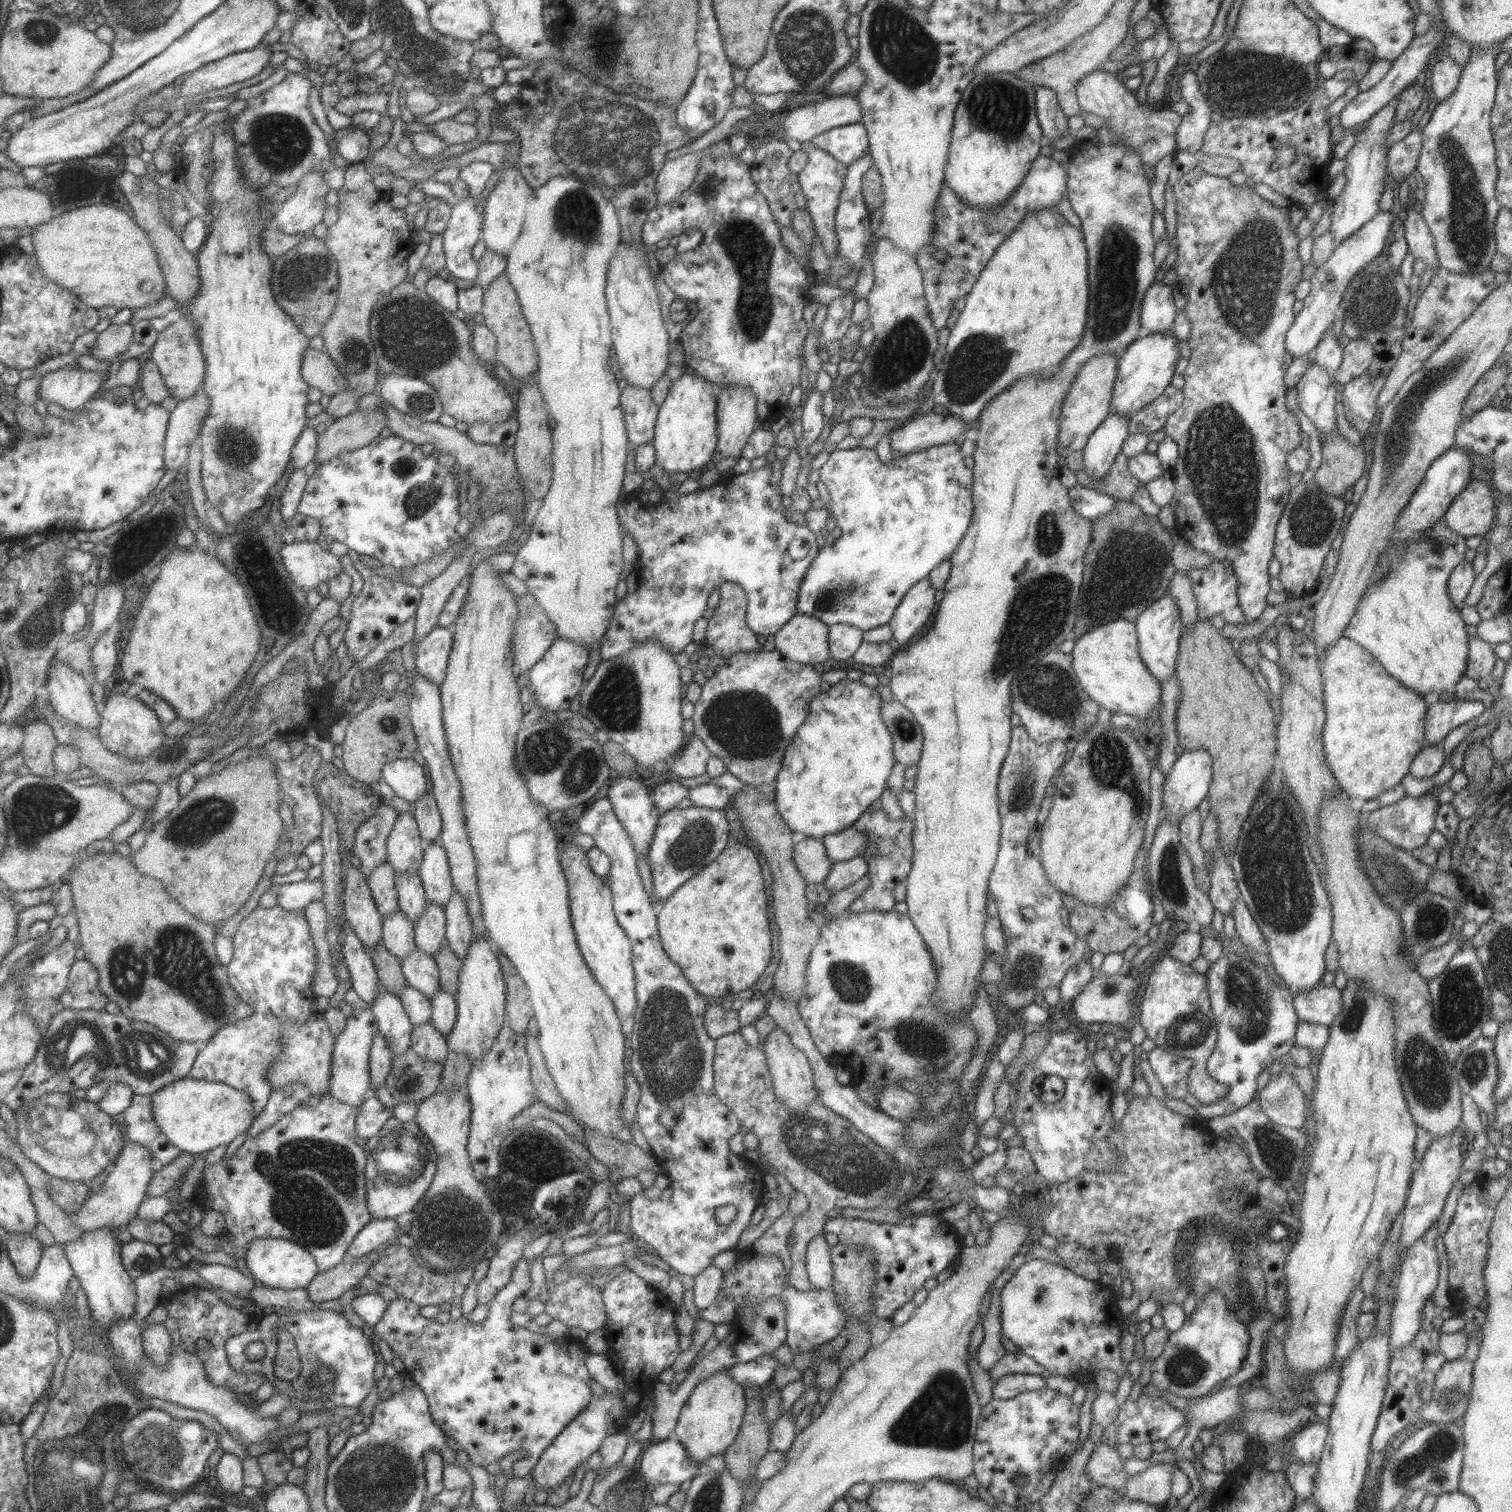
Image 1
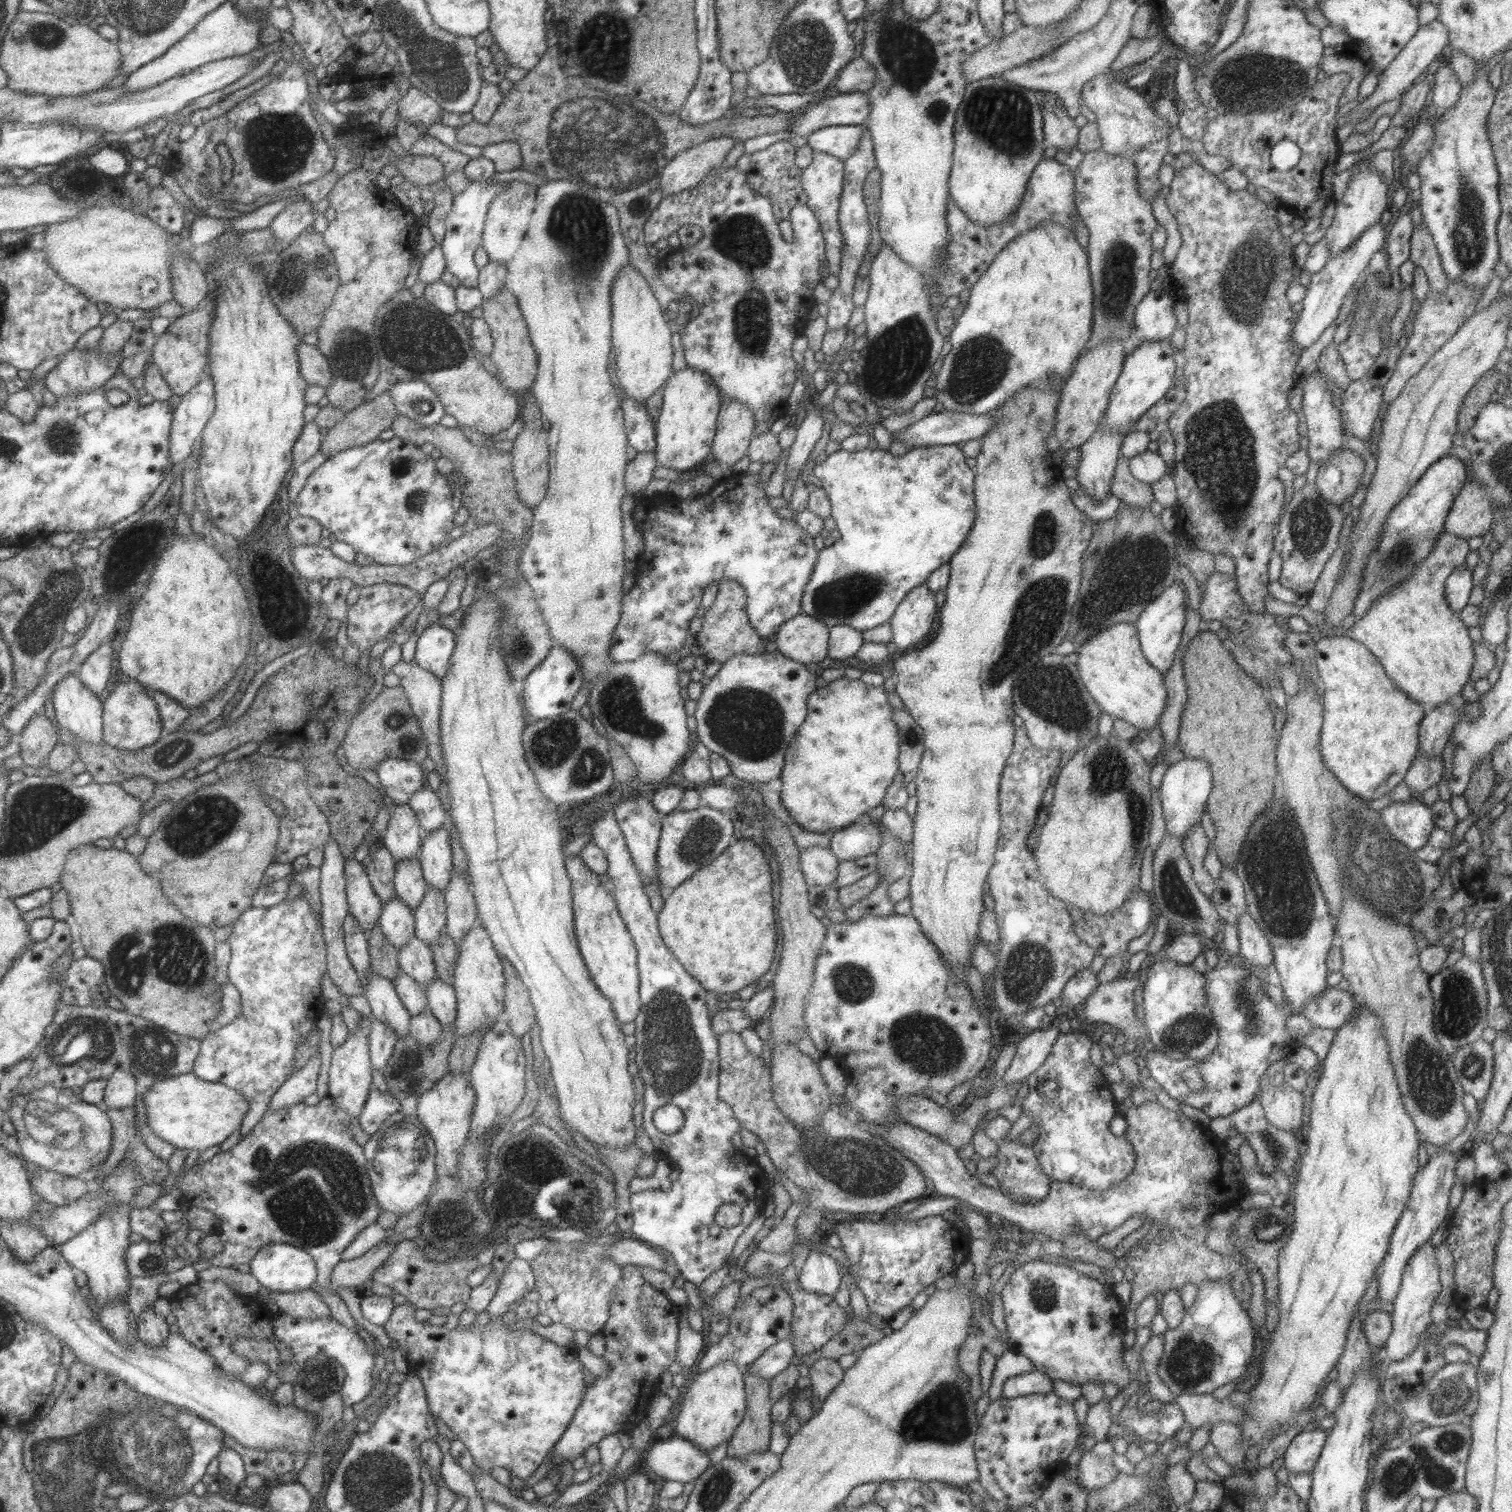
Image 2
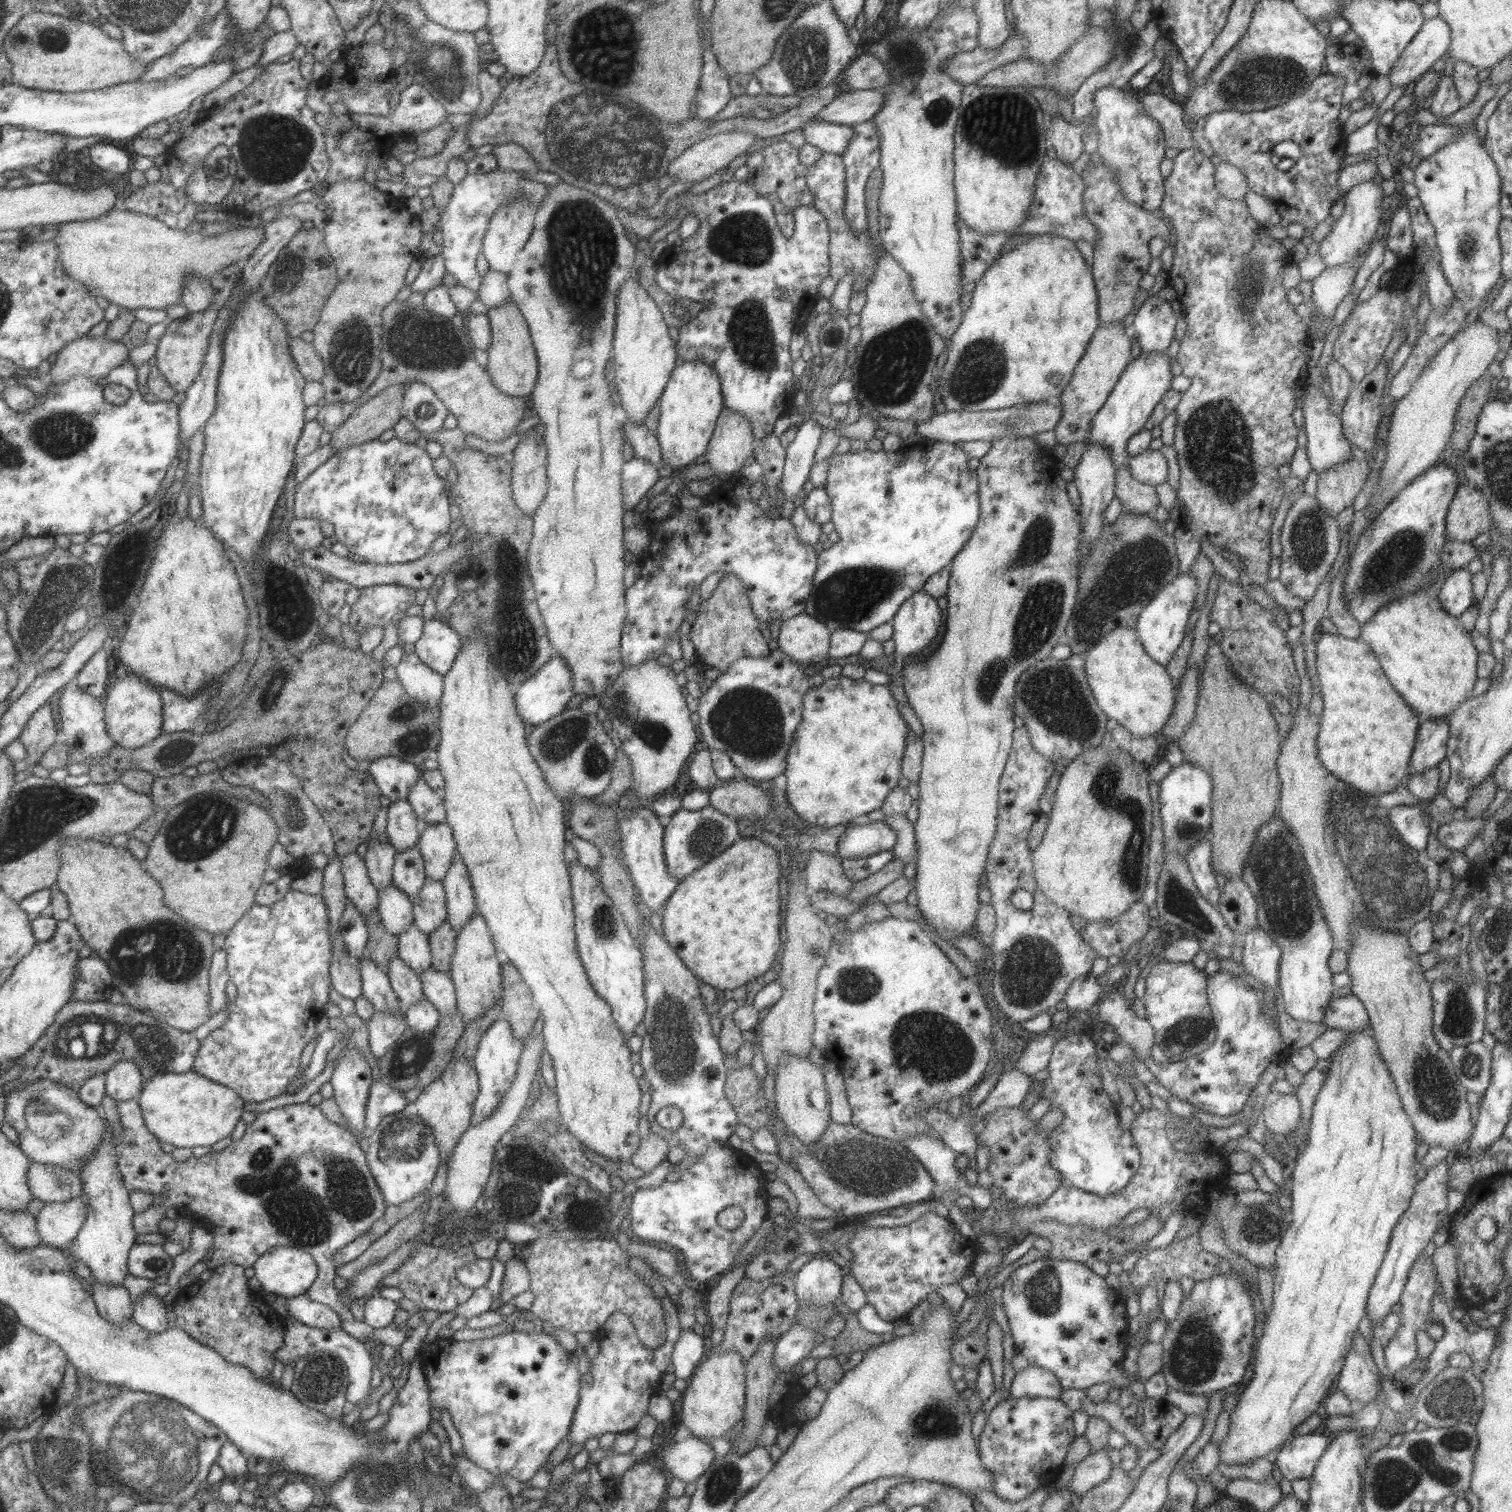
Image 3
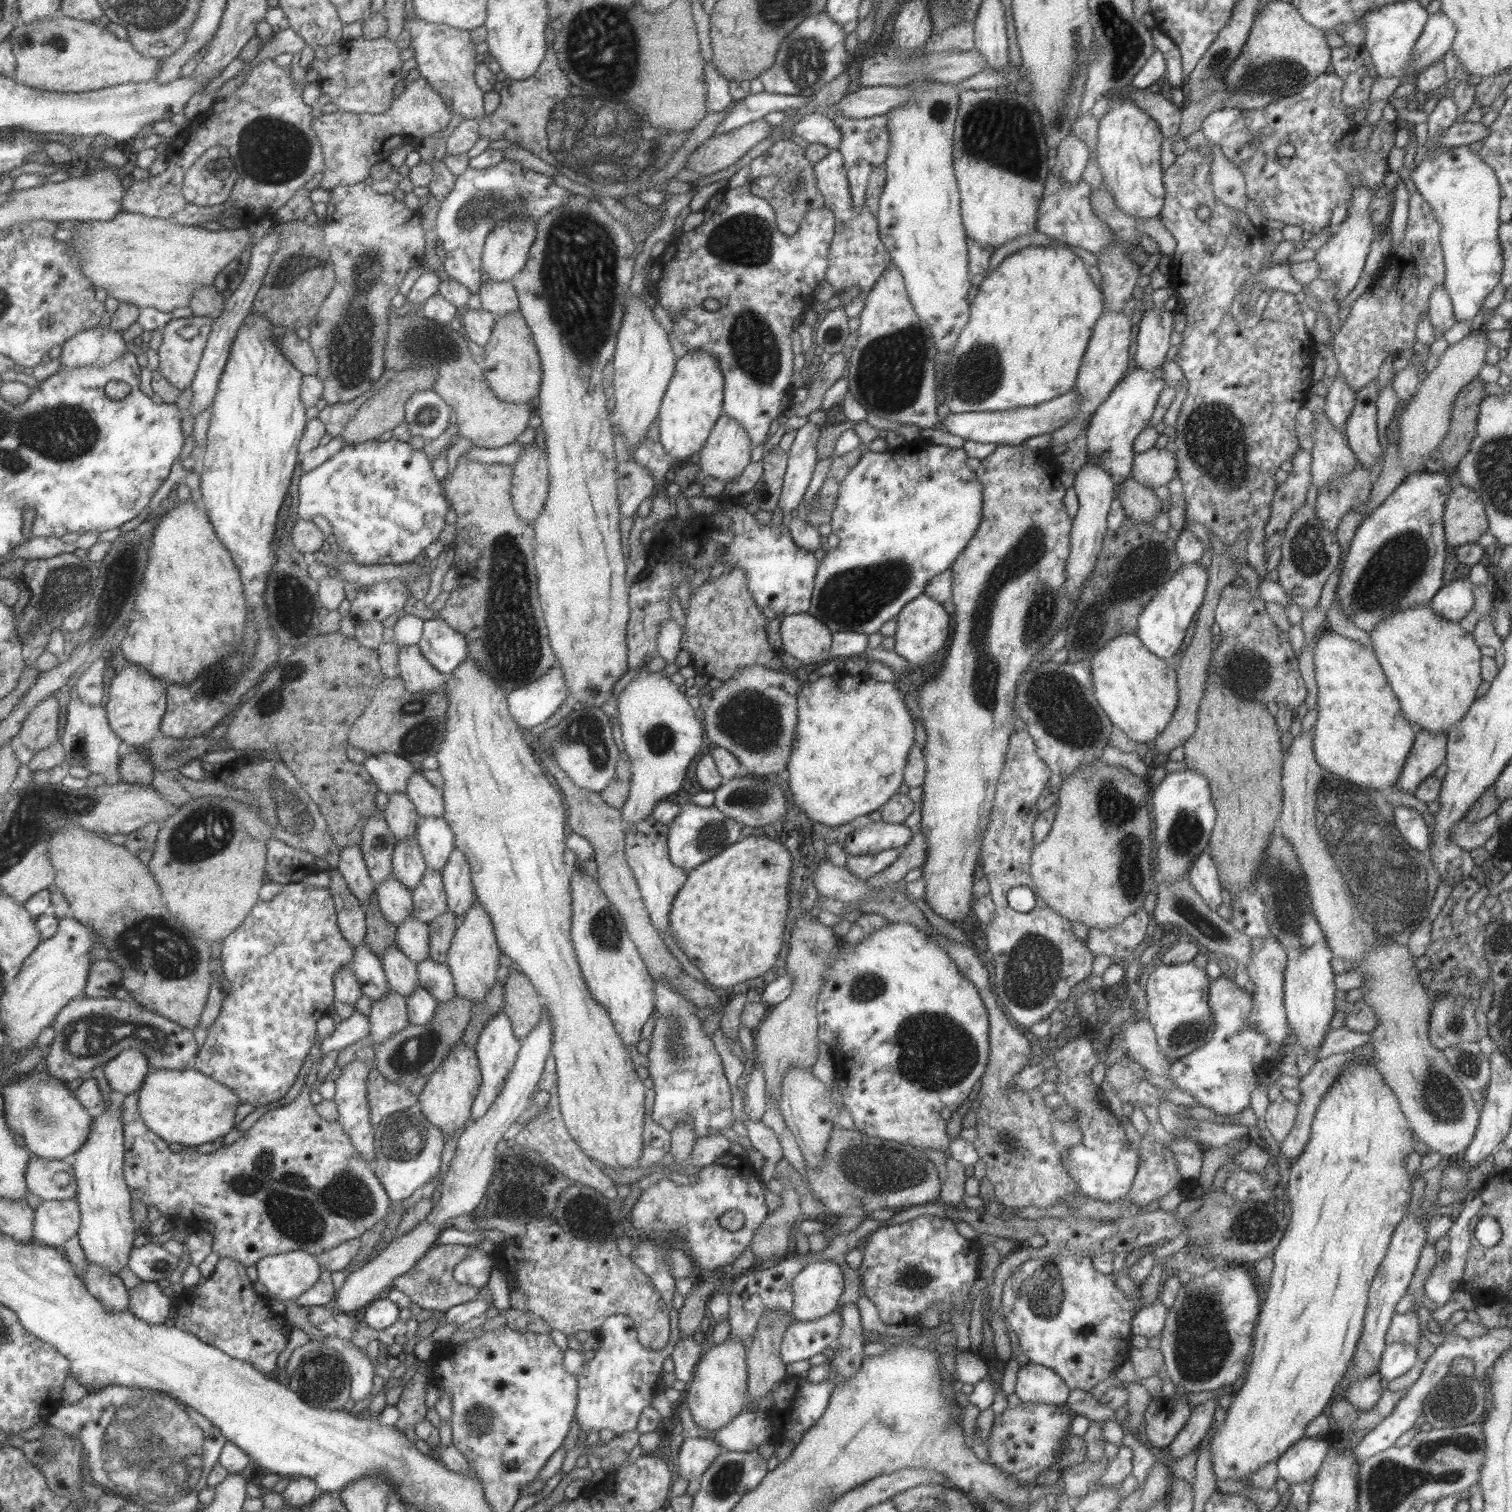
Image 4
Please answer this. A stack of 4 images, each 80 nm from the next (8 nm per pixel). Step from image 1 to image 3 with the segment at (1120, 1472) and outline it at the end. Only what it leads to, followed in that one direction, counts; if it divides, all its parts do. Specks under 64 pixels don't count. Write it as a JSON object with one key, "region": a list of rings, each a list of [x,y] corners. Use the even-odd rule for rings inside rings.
{"region":[[[1107,1447],[1090,1451],[1082,1461],[1075,1464],[1074,1474],[1067,1489],[1071,1490],[1078,1499],[1107,1479],[1113,1467],[1108,1457]]]}

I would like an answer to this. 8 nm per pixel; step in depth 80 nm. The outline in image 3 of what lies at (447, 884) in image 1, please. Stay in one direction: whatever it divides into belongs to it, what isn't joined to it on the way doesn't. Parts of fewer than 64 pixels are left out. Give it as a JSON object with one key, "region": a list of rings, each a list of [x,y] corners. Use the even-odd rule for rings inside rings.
{"region":[[[445,821],[421,825],[416,845],[424,862],[425,877],[442,883],[456,854],[456,842],[451,827]]]}

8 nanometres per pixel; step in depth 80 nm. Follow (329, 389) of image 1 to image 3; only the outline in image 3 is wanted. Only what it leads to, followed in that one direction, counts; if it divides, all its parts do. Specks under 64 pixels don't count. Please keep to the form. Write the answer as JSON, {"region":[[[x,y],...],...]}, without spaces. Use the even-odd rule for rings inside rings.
{"region":[[[290,336],[289,352],[297,365],[298,371],[305,380],[322,380],[325,367],[316,355],[313,345],[301,340],[300,337]]]}

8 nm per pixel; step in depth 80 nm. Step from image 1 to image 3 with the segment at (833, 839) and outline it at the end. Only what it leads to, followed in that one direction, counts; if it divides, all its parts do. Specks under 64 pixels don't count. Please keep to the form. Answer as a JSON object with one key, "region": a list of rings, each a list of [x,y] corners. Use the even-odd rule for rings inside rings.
{"region":[[[884,819],[870,821],[863,826],[847,827],[836,841],[838,858],[856,859],[882,850],[891,851],[895,844],[895,832],[885,823]]]}

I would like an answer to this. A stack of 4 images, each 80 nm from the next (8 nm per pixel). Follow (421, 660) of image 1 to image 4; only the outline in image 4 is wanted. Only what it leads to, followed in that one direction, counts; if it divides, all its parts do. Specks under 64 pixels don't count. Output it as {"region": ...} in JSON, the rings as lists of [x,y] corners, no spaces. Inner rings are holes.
{"region":[[[438,618],[424,621],[422,636],[416,646],[419,648],[421,657],[441,675],[450,674],[468,657],[465,637],[452,630],[443,620]]]}

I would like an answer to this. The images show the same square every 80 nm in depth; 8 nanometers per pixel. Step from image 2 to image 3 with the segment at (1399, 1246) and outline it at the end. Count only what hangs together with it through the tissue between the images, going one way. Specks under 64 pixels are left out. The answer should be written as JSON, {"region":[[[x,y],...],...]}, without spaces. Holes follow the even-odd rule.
{"region":[[[1441,1160],[1441,1162],[1437,1162],[1436,1166],[1427,1168],[1425,1176],[1415,1183],[1406,1212],[1402,1214],[1398,1224],[1391,1232],[1385,1256],[1377,1269],[1373,1284],[1366,1298],[1366,1309],[1371,1321],[1371,1327],[1374,1327],[1390,1311],[1391,1306],[1397,1305],[1407,1273],[1419,1254],[1423,1252],[1426,1244],[1429,1242],[1429,1238],[1437,1230],[1437,1223],[1445,1217],[1446,1196],[1449,1189],[1449,1167],[1449,1162]]]}

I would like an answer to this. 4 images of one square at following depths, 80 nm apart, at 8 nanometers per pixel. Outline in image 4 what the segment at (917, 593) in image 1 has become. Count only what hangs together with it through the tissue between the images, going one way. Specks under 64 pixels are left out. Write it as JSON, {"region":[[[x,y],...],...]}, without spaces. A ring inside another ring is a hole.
{"region":[[[924,593],[919,594],[914,600],[905,604],[894,619],[897,628],[894,635],[895,646],[893,650],[898,656],[901,656],[901,659],[909,662],[912,666],[917,666],[917,669],[920,666],[928,667],[933,662],[937,662],[935,658],[939,656],[943,644],[950,638],[949,614],[943,610],[941,605]]]}

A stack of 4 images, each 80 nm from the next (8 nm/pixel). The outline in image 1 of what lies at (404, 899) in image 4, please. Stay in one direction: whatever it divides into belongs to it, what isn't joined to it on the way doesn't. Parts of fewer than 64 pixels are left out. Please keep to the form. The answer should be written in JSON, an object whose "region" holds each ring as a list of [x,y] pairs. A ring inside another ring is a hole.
{"region":[[[399,910],[382,919],[382,937],[384,947],[397,960],[401,961],[416,948],[414,945],[414,925]]]}

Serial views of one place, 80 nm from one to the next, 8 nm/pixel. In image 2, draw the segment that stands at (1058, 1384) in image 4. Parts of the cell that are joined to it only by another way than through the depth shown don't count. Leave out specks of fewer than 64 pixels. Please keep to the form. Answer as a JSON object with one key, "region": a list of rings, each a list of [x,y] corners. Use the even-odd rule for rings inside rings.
{"region":[[[1033,1369],[1017,1376],[1010,1376],[1002,1384],[1001,1397],[1015,1398],[1028,1394],[1047,1394],[1052,1391],[1052,1378]]]}

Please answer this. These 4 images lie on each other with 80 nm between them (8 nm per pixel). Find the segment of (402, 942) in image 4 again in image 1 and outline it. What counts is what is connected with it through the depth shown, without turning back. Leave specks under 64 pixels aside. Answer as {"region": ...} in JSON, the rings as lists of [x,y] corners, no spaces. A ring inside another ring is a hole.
{"region":[[[414,948],[411,954],[400,961],[406,984],[421,992],[428,999],[440,989],[438,966],[433,956]]]}

